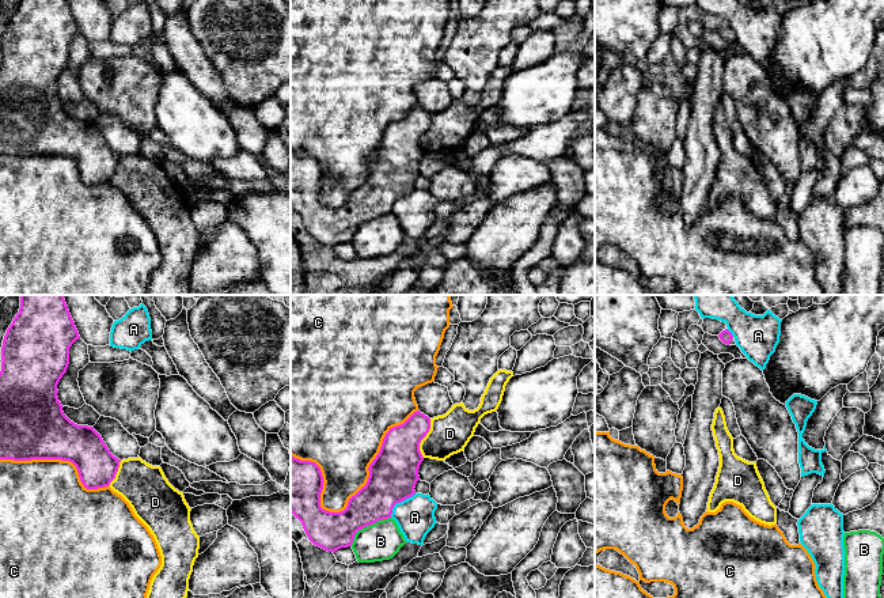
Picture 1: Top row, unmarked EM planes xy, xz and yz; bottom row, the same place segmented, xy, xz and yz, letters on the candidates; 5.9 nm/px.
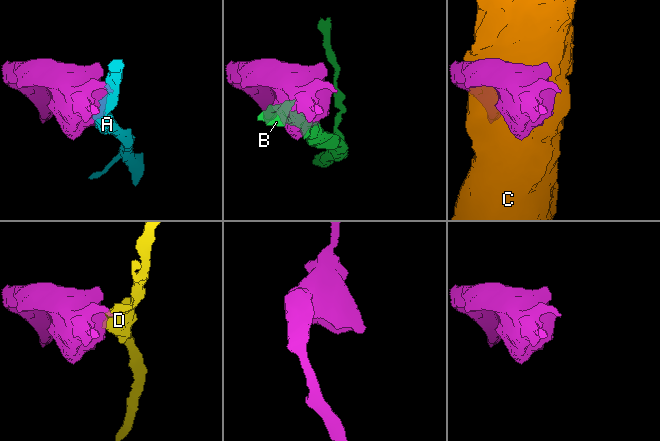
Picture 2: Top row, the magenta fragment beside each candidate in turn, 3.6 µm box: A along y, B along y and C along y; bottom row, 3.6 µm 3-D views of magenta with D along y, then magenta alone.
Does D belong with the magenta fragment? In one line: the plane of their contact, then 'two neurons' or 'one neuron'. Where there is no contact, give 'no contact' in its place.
xz | two neurons

